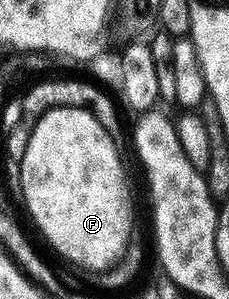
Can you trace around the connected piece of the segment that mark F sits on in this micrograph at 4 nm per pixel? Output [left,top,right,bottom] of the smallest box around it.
[18,108,132,271]

